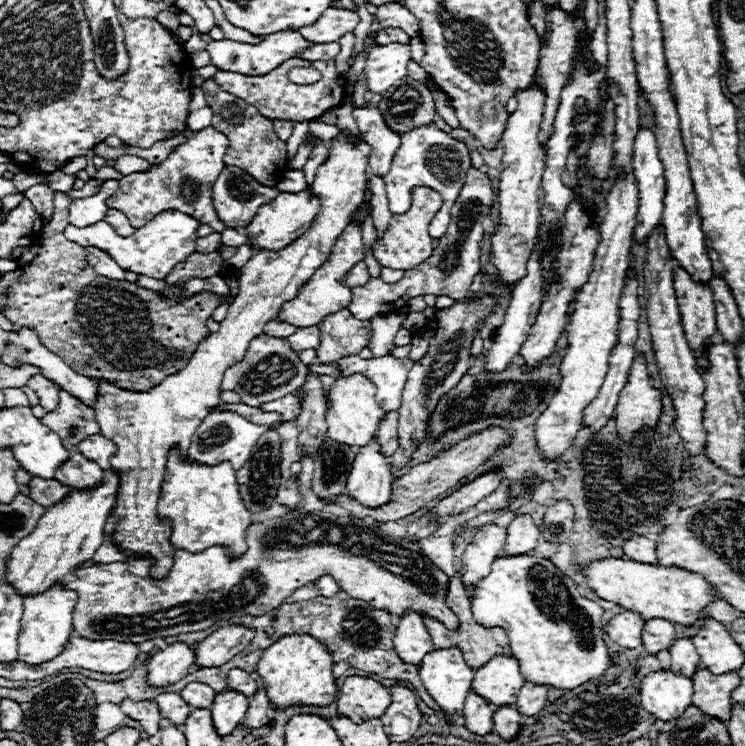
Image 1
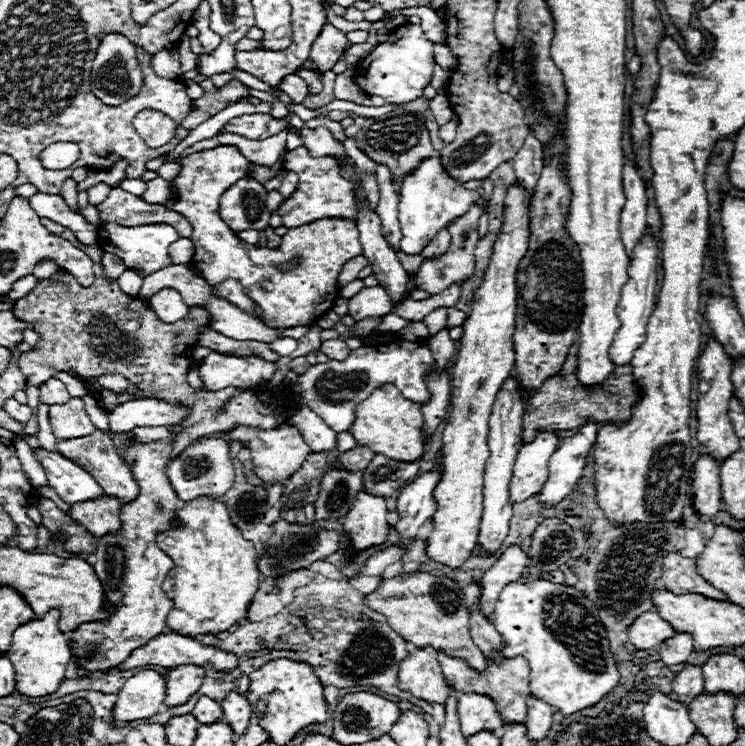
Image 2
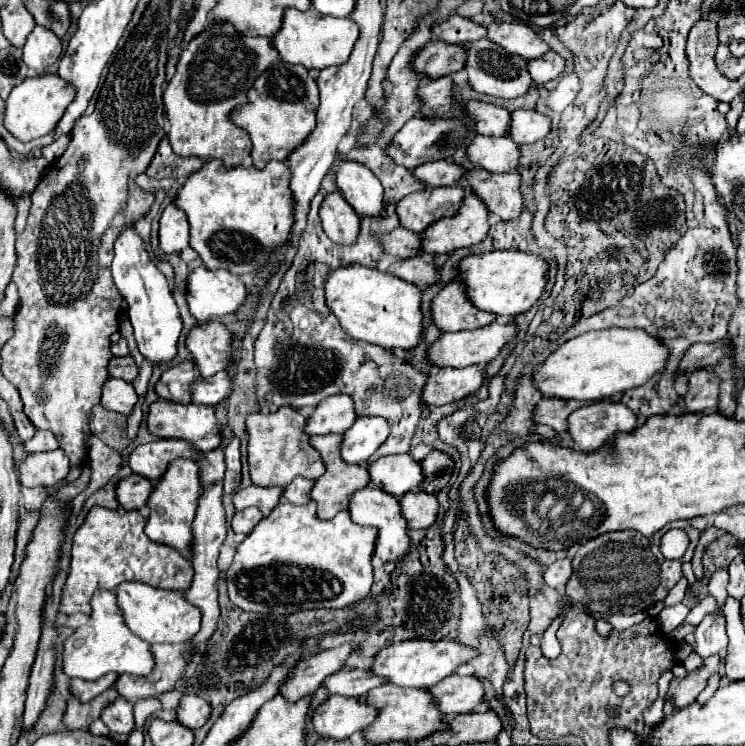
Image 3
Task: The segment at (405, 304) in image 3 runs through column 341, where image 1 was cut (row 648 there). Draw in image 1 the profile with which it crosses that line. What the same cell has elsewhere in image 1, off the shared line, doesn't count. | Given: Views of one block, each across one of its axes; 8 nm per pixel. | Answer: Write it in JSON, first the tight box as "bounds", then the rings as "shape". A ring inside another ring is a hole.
{"bounds":[260,634,336,708],"shape":[[[292,634],[272,644],[260,658],[260,684],[276,708],[288,706],[328,706],[336,700],[336,682],[332,678],[332,658],[328,650],[308,634]]]}

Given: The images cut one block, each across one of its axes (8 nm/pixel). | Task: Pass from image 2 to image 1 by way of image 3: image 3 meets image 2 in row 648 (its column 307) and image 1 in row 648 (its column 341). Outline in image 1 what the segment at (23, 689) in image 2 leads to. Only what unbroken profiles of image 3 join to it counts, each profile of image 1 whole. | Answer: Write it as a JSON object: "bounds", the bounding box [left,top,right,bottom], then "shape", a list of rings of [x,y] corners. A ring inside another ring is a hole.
{"bounds":[18,586,78,666],"shape":[[[62,586],[50,588],[40,596],[24,598],[24,614],[20,620],[20,636],[18,636],[18,660],[30,666],[38,666],[62,654],[66,642],[72,632],[72,612],[76,606],[78,594],[72,590],[64,590]]]}

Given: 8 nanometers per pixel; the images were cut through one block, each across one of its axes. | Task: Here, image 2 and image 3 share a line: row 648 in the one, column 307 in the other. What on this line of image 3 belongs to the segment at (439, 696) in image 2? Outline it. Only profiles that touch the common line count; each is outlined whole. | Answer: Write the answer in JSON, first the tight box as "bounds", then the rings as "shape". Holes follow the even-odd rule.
{"bounds":[304,394,356,436],"shape":[[[338,394],[338,396],[330,396],[326,400],[322,400],[314,412],[306,418],[306,428],[304,432],[314,436],[314,434],[342,434],[344,430],[348,430],[354,420],[356,420],[356,412],[354,412],[354,402],[346,396],[346,394]]]}

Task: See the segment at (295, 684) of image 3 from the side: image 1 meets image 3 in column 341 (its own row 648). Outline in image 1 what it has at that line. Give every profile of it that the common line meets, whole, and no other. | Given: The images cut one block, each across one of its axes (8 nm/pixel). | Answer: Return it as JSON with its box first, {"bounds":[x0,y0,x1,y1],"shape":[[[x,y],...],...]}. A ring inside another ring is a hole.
{"bounds":[642,618,674,656],"shape":[[[652,618],[646,622],[646,634],[642,634],[642,644],[648,654],[656,656],[674,644],[674,624],[664,618]]]}

